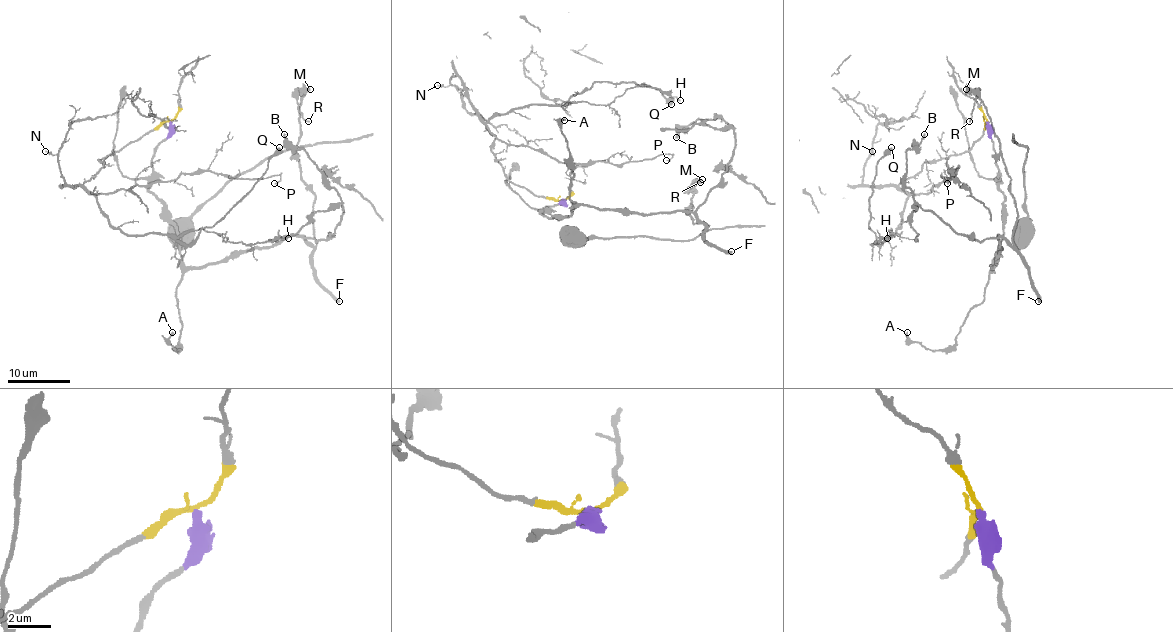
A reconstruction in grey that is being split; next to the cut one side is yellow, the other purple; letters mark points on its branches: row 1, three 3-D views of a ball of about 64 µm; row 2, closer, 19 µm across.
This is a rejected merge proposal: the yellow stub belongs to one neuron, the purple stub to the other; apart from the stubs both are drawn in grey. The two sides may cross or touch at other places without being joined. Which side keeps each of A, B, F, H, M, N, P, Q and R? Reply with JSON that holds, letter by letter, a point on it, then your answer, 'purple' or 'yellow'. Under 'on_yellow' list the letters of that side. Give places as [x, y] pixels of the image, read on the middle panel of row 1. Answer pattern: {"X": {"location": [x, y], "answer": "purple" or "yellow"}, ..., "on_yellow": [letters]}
{"A": {"location": [564, 120], "answer": "purple"}, "B": {"location": [676, 137], "answer": "purple"}, "F": {"location": [731, 251], "answer": "purple"}, "H": {"location": [680, 100], "answer": "yellow"}, "M": {"location": [702, 179], "answer": "purple"}, "N": {"location": [437, 85], "answer": "yellow"}, "P": {"location": [666, 160], "answer": "yellow"}, "Q": {"location": [671, 104], "answer": "yellow"}, "R": {"location": [700, 182], "answer": "purple"}, "on_yellow": ["H", "N", "P", "Q"]}

